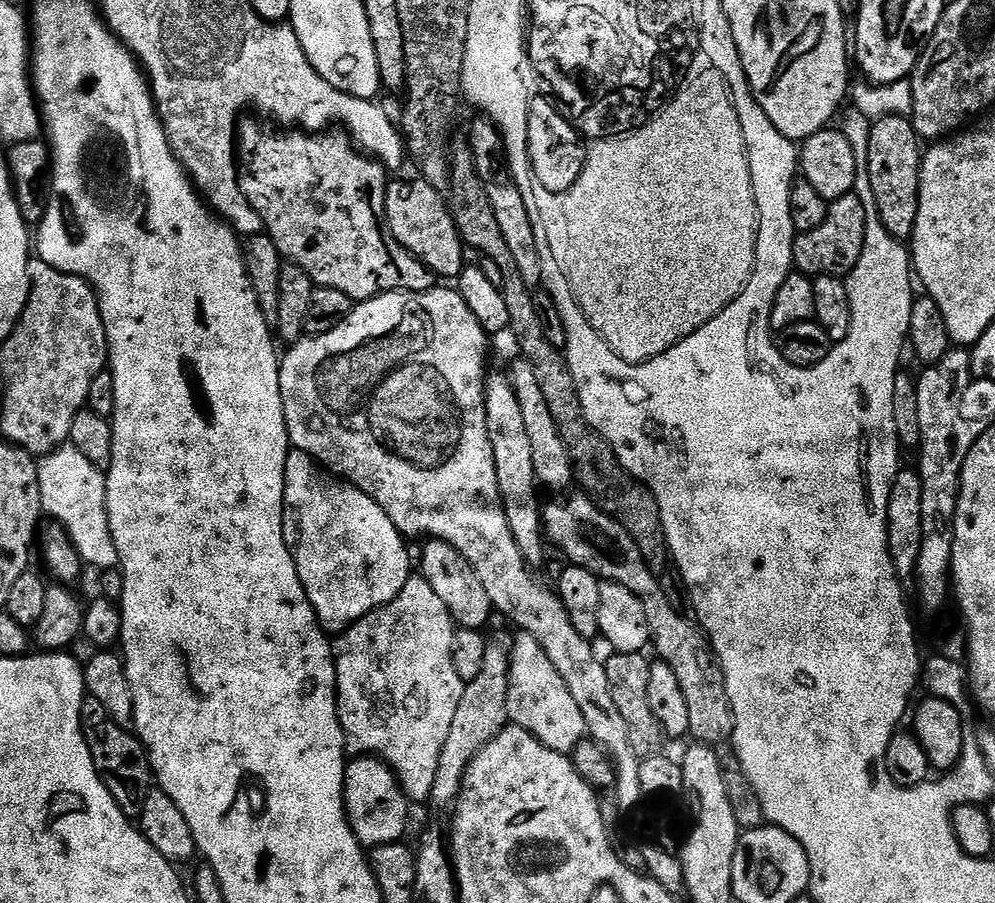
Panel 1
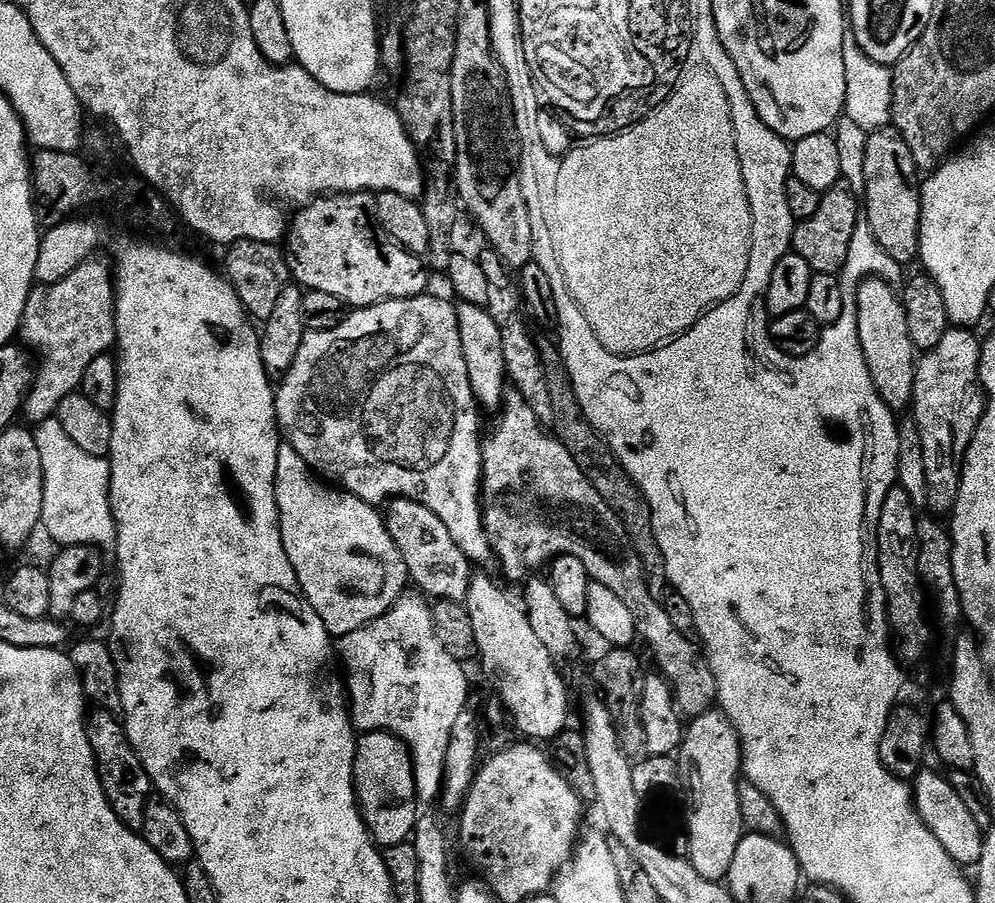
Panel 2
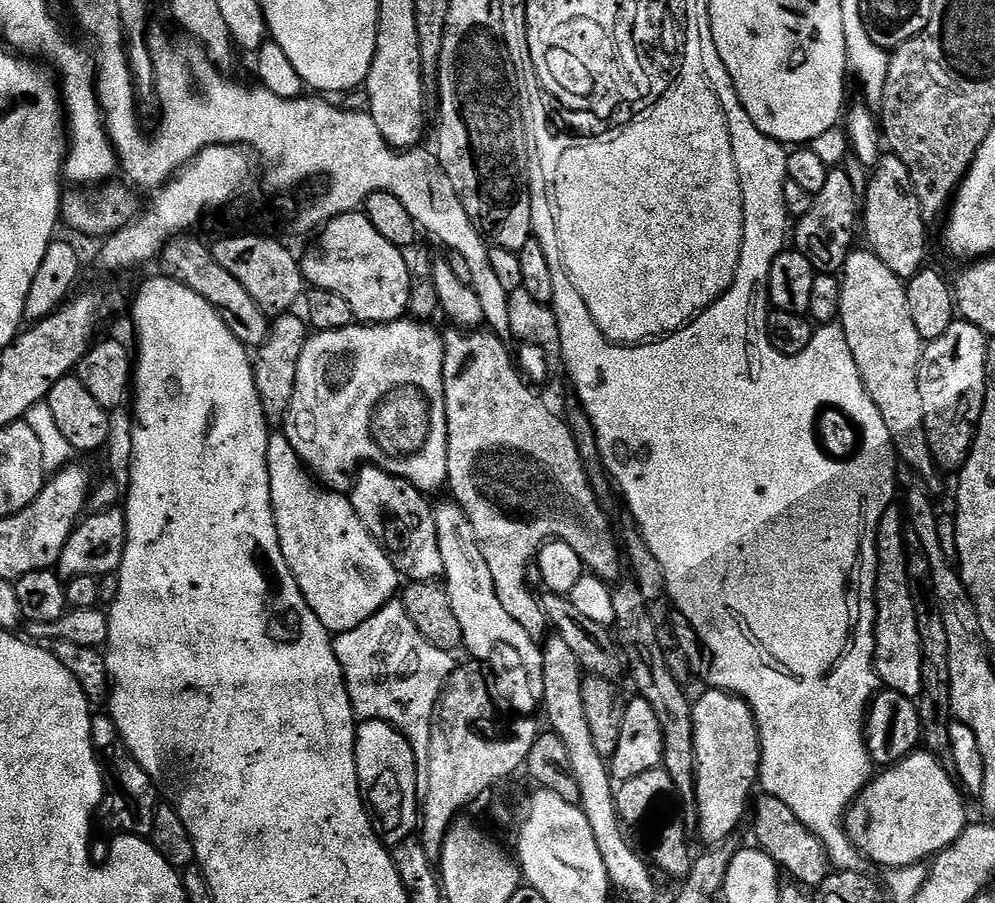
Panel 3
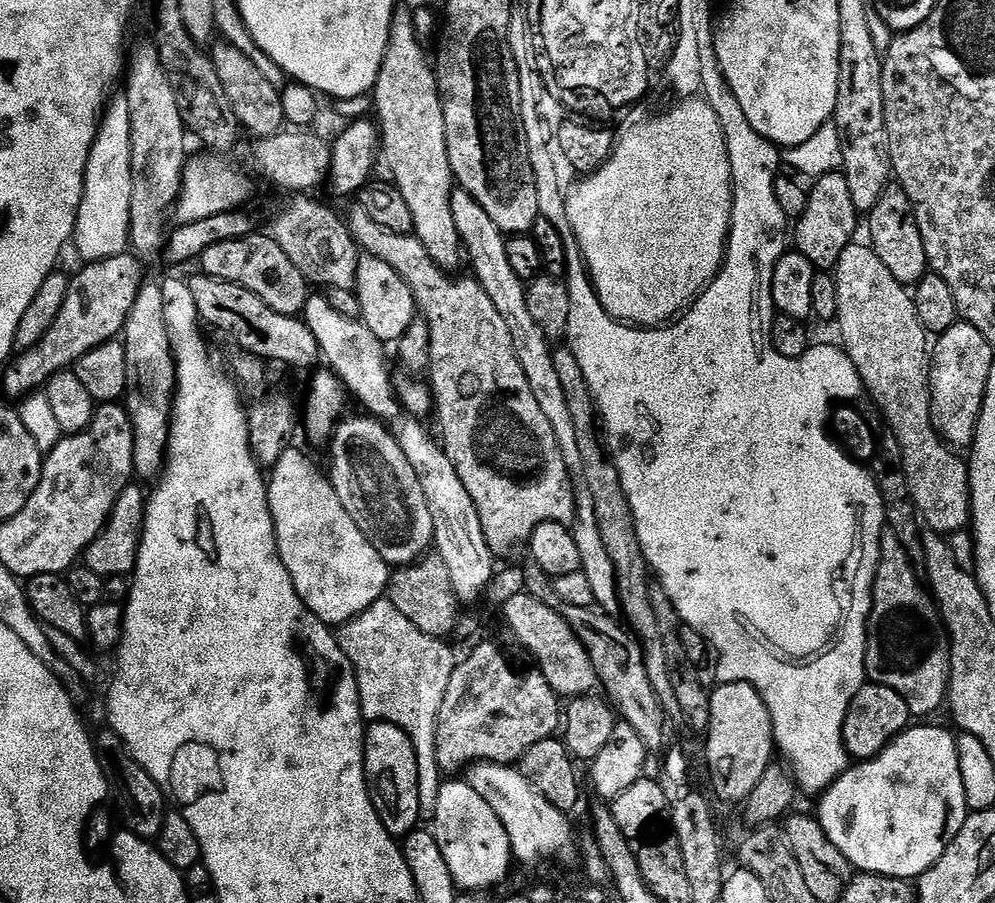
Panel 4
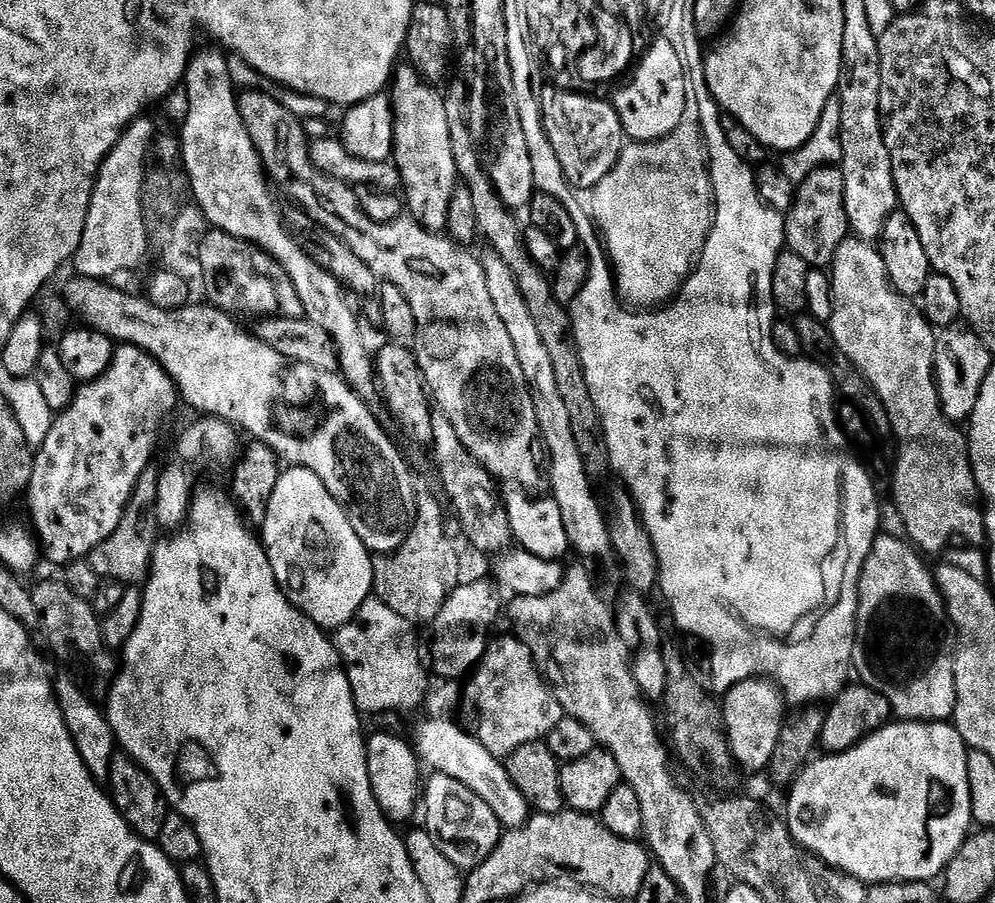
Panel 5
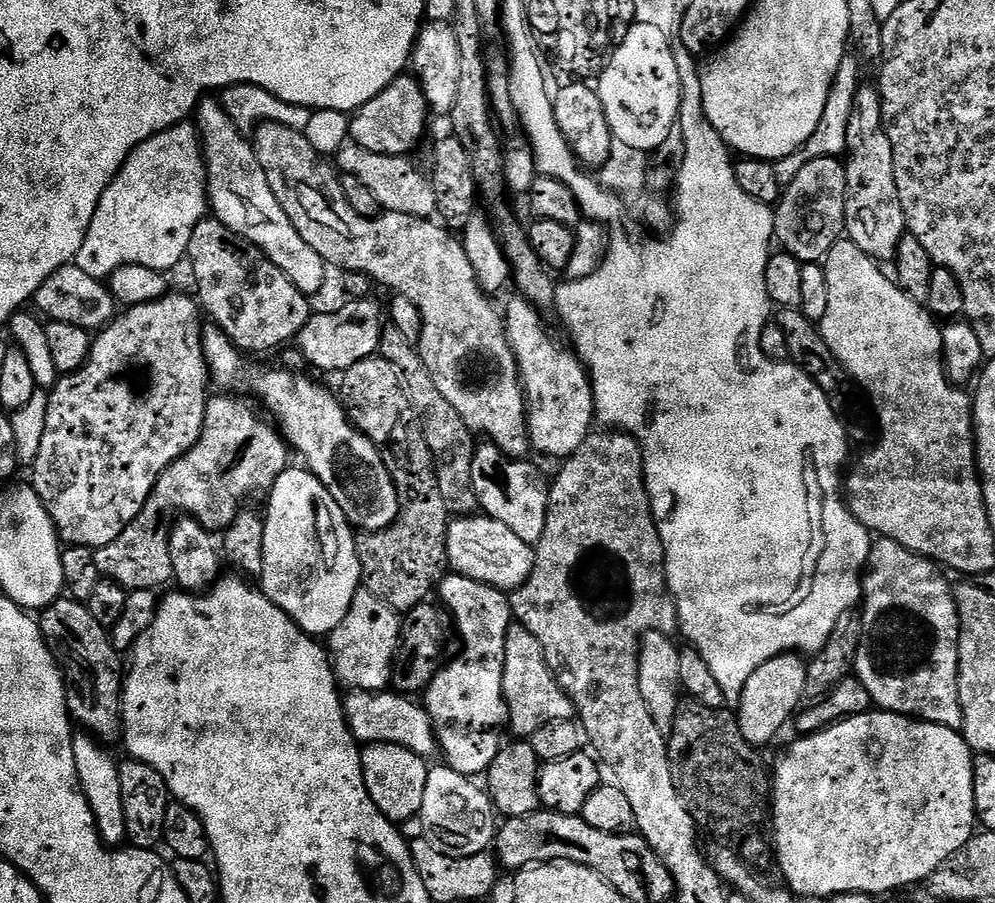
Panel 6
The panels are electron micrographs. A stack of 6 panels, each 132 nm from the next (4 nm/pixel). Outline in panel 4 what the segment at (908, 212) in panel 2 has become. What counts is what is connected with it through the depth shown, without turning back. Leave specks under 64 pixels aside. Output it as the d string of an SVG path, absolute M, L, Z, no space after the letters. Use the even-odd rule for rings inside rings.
M889 186L884 189L882 198L867 213L868 236L872 251L882 258L882 266L898 278L898 282L905 286L915 286L924 276L929 275L926 246L922 246L922 234L918 230L916 215L912 209L910 198L906 198L906 190L898 186Z

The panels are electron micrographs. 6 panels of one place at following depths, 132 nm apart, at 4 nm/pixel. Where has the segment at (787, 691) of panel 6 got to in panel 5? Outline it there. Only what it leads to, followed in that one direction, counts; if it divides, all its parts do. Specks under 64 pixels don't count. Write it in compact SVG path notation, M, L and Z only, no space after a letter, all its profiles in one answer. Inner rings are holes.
M753 678L731 685L722 699L724 729L728 731L728 741L732 757L745 773L763 773L770 758L774 758L774 746L778 746L778 734L786 715L786 701L779 684L768 678Z

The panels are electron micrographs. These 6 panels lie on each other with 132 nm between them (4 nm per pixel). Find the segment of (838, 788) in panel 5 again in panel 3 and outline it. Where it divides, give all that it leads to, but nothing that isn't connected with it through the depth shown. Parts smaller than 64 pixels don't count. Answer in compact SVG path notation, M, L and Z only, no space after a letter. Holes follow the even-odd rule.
M917 750L905 760L885 767L881 772L884 773L881 776L879 773L852 801L846 816L848 837L867 859L869 856L874 863L881 864L884 870L910 868L924 862L920 860L927 861L943 852L964 833L970 820L967 810L964 809L965 797L953 773L947 772L931 752Z

